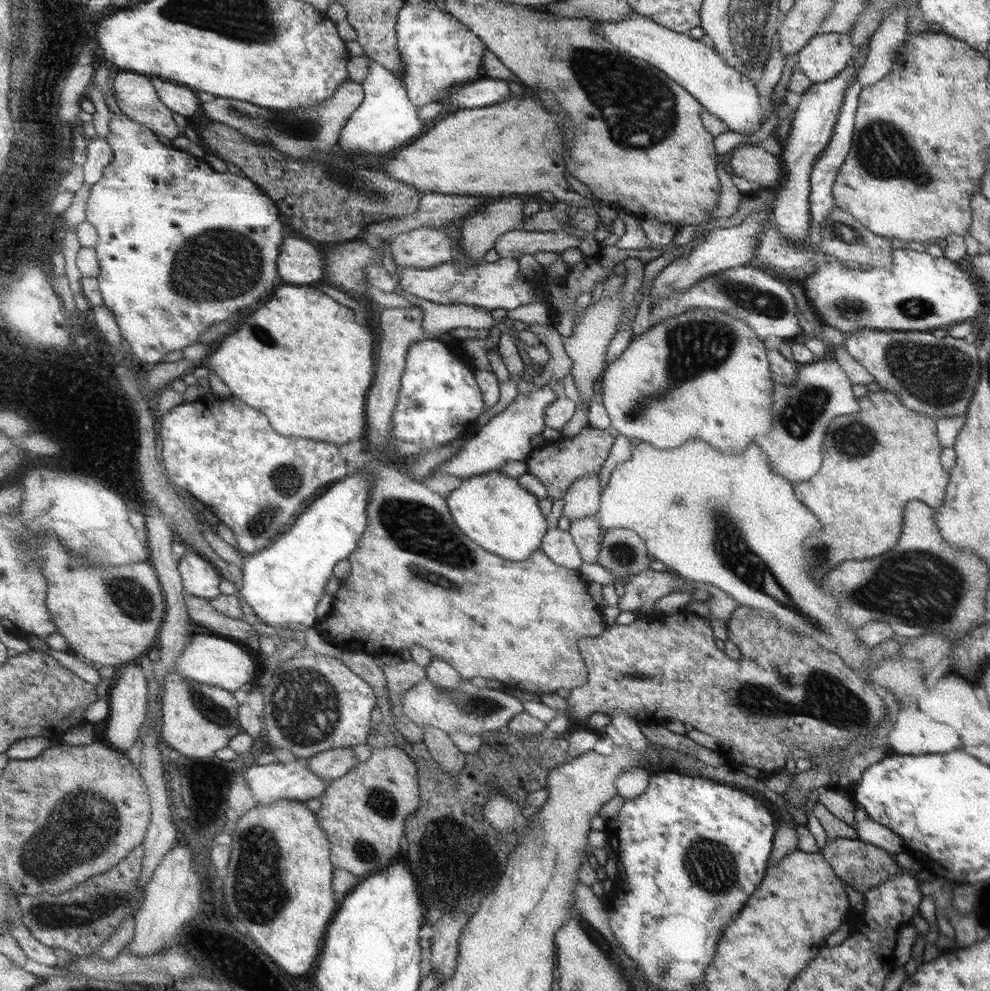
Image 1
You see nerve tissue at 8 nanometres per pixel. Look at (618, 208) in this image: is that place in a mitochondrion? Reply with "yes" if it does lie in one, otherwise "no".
no

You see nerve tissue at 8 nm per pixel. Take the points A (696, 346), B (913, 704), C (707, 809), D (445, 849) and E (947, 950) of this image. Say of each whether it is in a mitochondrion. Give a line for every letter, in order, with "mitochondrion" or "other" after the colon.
A: mitochondrion
B: other
C: other
D: other
E: other

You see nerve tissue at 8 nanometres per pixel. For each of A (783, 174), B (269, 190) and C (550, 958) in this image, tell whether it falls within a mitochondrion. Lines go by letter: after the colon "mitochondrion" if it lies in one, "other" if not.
A: other
B: other
C: other

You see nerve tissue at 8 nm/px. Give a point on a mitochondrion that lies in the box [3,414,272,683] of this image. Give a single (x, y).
(131, 596)

